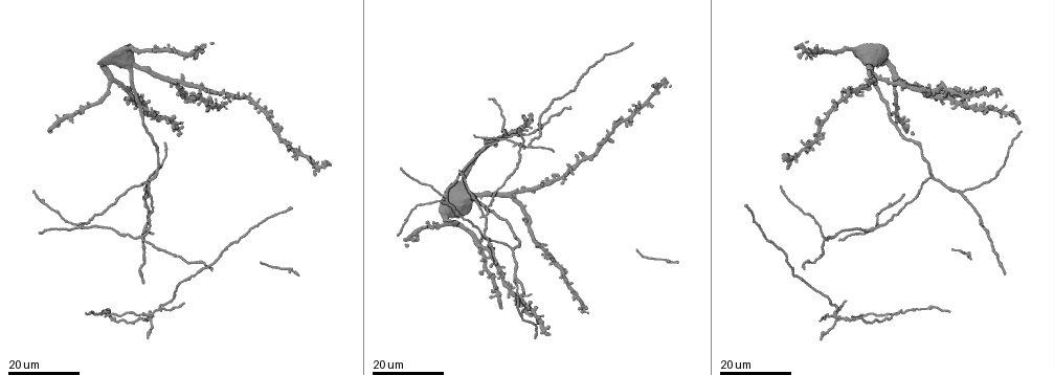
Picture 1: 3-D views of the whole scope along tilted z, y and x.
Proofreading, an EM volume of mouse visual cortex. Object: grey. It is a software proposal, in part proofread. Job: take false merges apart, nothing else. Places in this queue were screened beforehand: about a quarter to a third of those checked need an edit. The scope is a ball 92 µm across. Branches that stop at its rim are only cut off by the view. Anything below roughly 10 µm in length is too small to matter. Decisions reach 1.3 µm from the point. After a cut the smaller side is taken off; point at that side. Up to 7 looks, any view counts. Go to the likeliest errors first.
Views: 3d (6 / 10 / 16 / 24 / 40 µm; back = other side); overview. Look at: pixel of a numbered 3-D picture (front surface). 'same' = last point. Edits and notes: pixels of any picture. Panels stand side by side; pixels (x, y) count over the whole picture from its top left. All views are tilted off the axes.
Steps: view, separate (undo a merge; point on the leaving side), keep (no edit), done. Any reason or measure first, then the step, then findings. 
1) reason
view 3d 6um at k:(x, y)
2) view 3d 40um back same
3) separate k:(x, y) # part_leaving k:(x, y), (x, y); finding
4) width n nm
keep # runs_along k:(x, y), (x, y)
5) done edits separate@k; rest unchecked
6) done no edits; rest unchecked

four-way junction
view 3d 24um at 1:(484, 217)

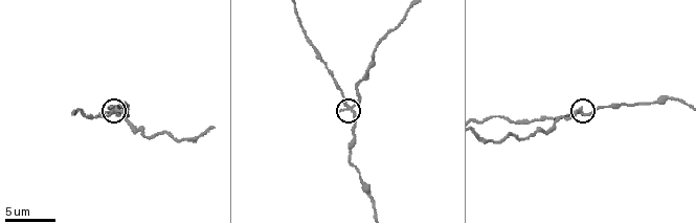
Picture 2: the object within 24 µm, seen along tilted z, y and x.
view 3d 10um at 2:(346, 106)

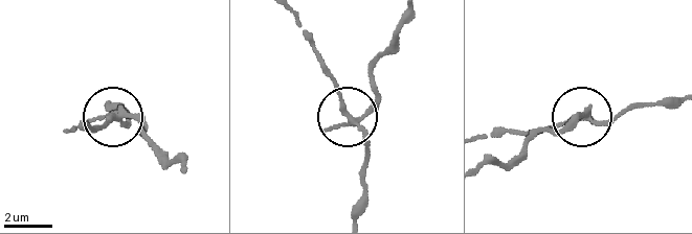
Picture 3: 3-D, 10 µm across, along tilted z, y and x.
separate 3:(146, 127) # part_leaving 3:(587, 114), (537, 133), (505, 163), (482, 165); a second neuron is stuck on

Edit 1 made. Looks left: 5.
small branch off a trunk
view 3d 24um at 1:(825, 240)

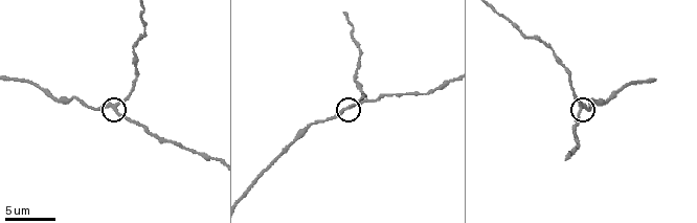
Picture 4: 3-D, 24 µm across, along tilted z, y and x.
zoom in
view 3d 10um at 4:(350, 108)

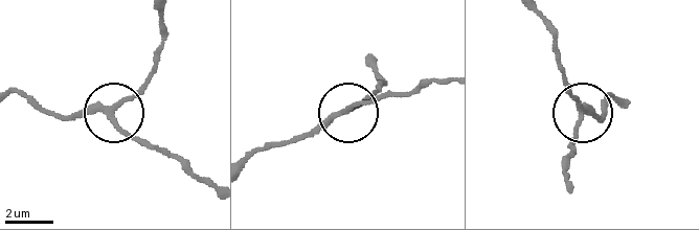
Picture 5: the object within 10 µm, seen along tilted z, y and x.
side_arm 24 um; arms 3
keep # continuous, no second neuron

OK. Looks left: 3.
a fork
view 3d 16um at 1:(877, 227)

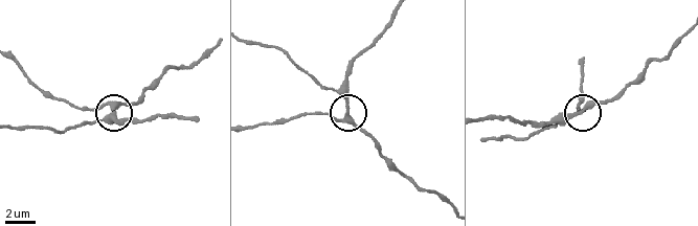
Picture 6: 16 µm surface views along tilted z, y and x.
view 3d 6um at 6:(111, 107)

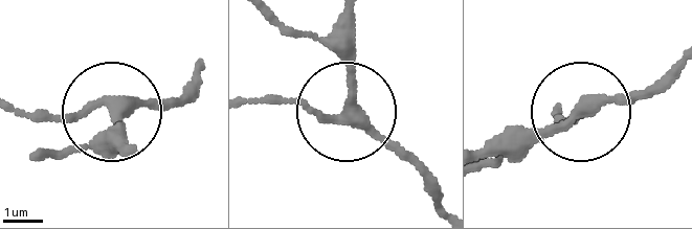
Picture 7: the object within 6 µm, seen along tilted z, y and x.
arms 3
keep # runs_along 7:(195, 79), (142, 106), (13, 112); one neuron here

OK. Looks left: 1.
done edits separate@3; rest unchecked

